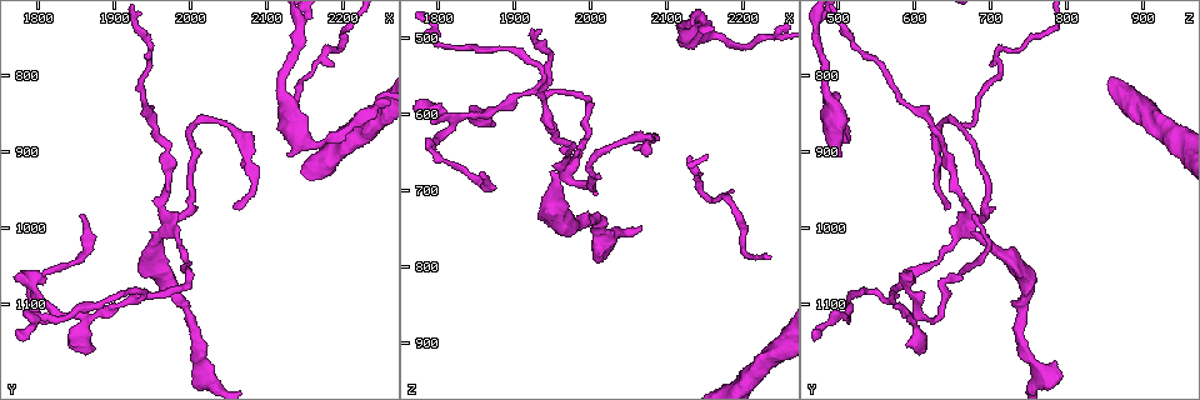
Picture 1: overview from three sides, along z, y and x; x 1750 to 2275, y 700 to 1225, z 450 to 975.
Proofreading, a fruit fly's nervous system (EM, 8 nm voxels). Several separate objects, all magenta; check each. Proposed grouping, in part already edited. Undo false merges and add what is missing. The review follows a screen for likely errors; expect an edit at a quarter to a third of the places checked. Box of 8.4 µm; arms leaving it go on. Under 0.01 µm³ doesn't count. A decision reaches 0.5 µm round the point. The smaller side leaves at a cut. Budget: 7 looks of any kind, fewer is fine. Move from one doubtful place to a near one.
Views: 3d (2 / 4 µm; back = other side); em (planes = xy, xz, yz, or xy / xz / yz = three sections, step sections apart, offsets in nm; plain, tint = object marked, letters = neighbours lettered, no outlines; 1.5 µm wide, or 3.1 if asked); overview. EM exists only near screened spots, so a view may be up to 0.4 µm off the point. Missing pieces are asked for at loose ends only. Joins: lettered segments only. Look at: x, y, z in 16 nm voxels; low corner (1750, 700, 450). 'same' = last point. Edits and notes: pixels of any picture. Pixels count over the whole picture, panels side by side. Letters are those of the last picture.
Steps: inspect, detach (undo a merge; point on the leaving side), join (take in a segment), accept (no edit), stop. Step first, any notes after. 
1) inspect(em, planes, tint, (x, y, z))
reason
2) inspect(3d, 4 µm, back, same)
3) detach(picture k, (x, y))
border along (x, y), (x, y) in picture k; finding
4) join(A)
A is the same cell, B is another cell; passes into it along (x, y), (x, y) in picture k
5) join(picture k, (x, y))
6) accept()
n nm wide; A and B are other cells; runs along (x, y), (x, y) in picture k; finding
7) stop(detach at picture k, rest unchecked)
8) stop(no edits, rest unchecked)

inspect(em, xz, step 4, tint, (1805, 1115, 510))
abrupt turn

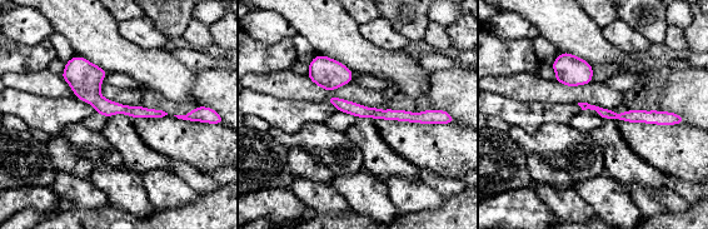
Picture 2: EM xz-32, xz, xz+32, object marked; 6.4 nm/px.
inspect(em, yz, step 8, letters, same)

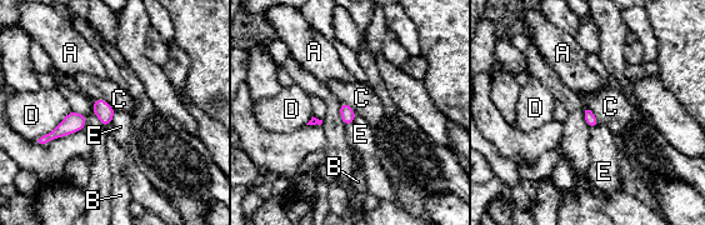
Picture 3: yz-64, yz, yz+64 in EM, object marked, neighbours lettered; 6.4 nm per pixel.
accept()
A, B, C, D and E are other cells; one cell here

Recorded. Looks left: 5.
inspect(em, xy, step 4, letters, (1790, 1070, 645))
sharp bend

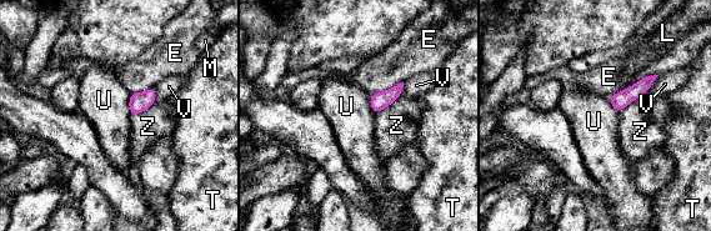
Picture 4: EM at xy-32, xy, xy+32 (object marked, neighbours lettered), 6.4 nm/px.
accept()
E, L, M, T, U, V and Z are other cells; border along (646, 91), (617, 111) in picture 4; one cell here

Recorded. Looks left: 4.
inspect(3d, 2 µm, (1860, 985, 680))
tapers out

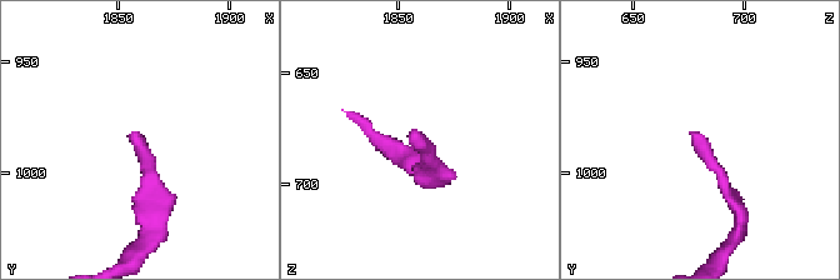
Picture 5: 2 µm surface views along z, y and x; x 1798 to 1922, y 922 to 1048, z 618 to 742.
inspect(em, xy, step 8, tint, (1857, 981, 677))
shape alone is not enough

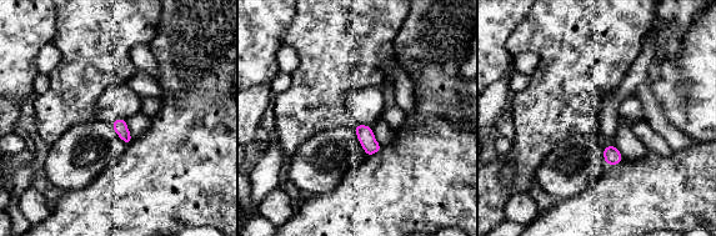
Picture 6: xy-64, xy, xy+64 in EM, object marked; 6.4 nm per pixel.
inspect(em, planes, letters, same)
cut it another way

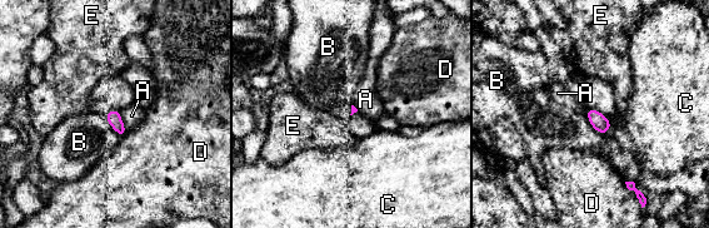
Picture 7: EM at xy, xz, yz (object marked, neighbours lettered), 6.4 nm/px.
accept()
A, B, C, D and E are other cells; border along (585, 112), (598, 132), (609, 130) in picture 7; none of them fits

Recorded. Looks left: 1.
stop(no edits, rest unchecked)

